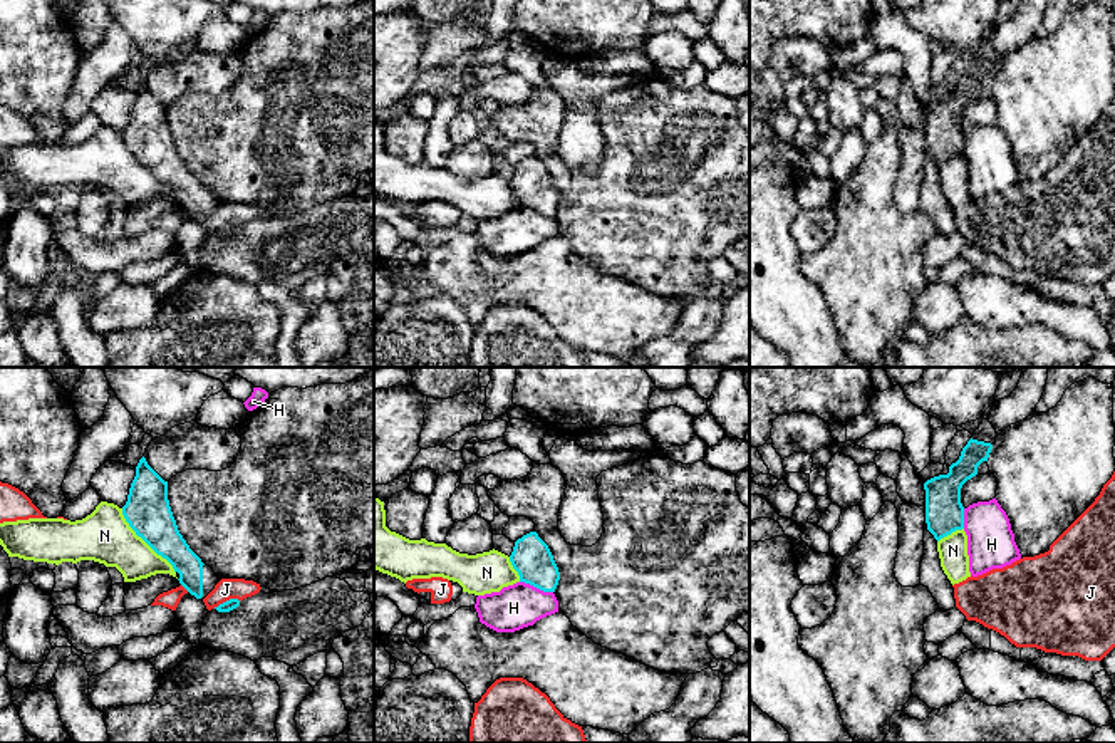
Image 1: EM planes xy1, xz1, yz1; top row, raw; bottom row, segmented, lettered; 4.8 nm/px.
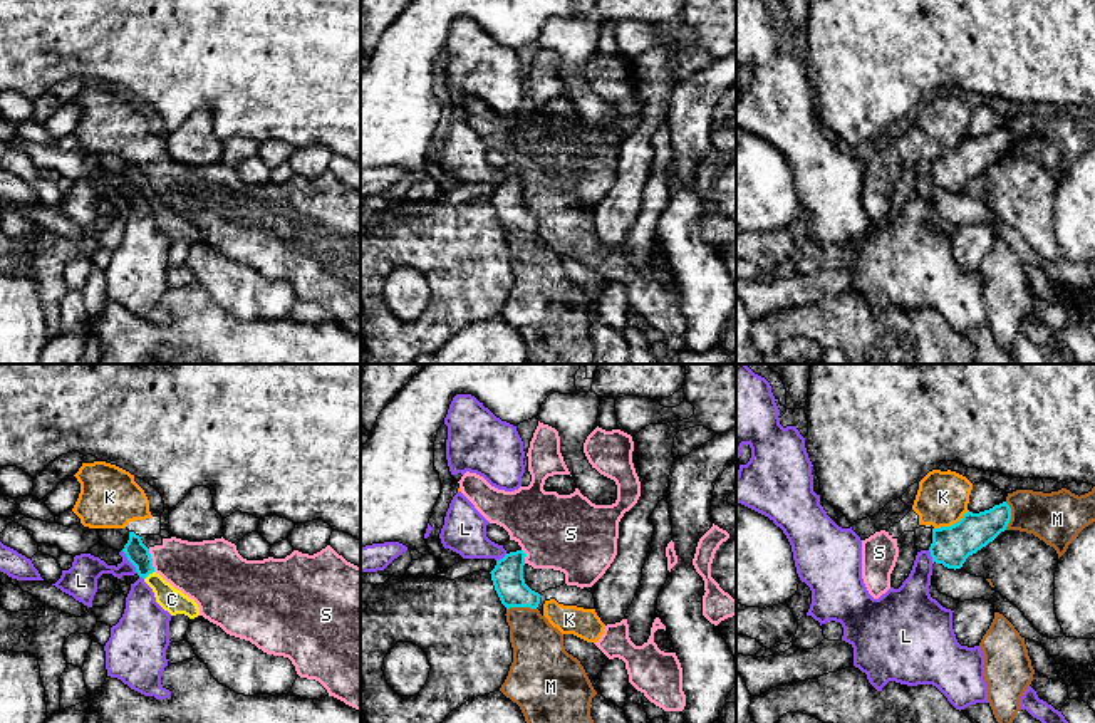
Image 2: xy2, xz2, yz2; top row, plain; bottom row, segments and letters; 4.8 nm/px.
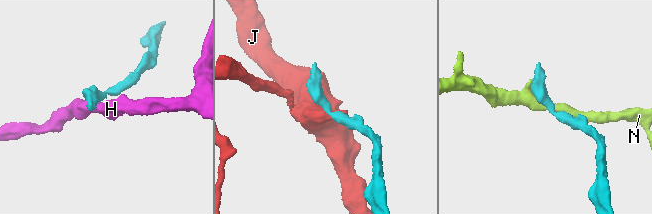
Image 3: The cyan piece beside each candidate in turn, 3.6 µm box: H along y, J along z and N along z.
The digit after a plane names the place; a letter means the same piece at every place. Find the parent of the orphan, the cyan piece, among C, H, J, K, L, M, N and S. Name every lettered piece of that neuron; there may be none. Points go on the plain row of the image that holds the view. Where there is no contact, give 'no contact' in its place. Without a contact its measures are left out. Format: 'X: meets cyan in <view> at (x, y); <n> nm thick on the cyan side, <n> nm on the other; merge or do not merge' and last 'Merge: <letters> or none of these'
C: meets cyan in xy2 at (148, 198); 110 nm thick on the cyan side, 120 nm on the other; merge
H: meets cyan in xz1 at (537, 212); 190 nm thick on the cyan side, 220 nm on the other; do not merge
J: meets cyan in xy1 at (225, 227); 50 nm thick on the cyan side, 100 nm on the other; do not merge
K: meets cyan in yz2 at (951, 150); 190 nm thick on the cyan side, 240 nm on the other; do not merge
L: meets cyan in xy2 at (129, 185); 110 nm thick on the cyan side, 160 nm on the other; do not merge
M: meets cyan in xz2 at (520, 230); 150 nm thick on the cyan side, 260 nm on the other; do not merge
N: meets cyan in xy1 at (145, 165); 220 nm thick on the cyan side, 260 nm on the other; do not merge
S: meets cyan in xy2 at (151, 185); 110 nm thick on the cyan side, 280 nm on the other; do not merge
Merge: C

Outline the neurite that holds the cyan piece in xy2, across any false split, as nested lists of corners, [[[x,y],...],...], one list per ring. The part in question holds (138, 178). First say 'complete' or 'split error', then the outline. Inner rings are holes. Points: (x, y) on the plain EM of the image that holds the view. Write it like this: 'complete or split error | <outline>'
split error | [[[129,156],[129,164],[122,176],[136,191],[138,200],[143,201],[144,206],[153,213],[156,226],[164,235],[168,235],[171,240],[184,238],[189,243],[200,240],[200,231],[193,223],[174,213],[169,206],[154,196],[149,173],[143,168],[139,159]]]

